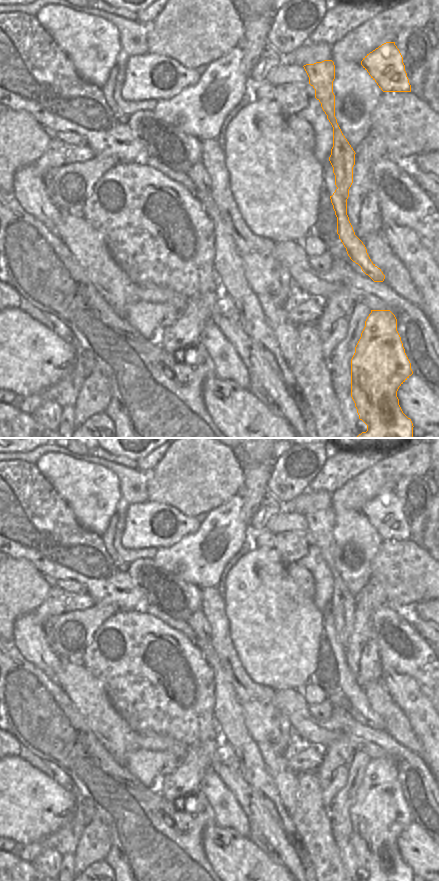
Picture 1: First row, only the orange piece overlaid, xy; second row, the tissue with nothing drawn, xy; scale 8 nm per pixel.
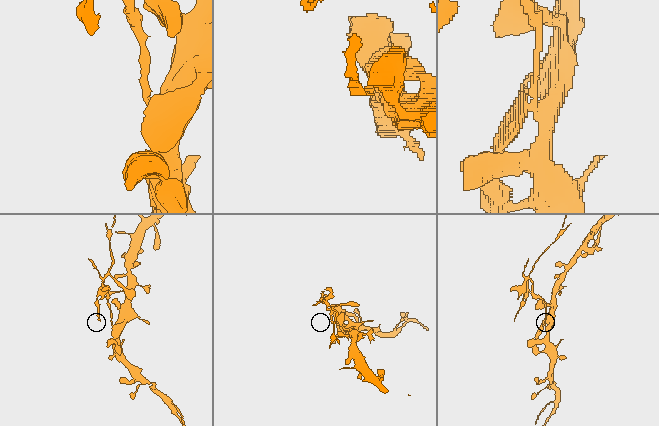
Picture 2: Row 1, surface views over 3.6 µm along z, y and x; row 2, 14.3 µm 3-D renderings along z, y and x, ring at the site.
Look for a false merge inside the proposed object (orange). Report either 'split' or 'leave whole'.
split

